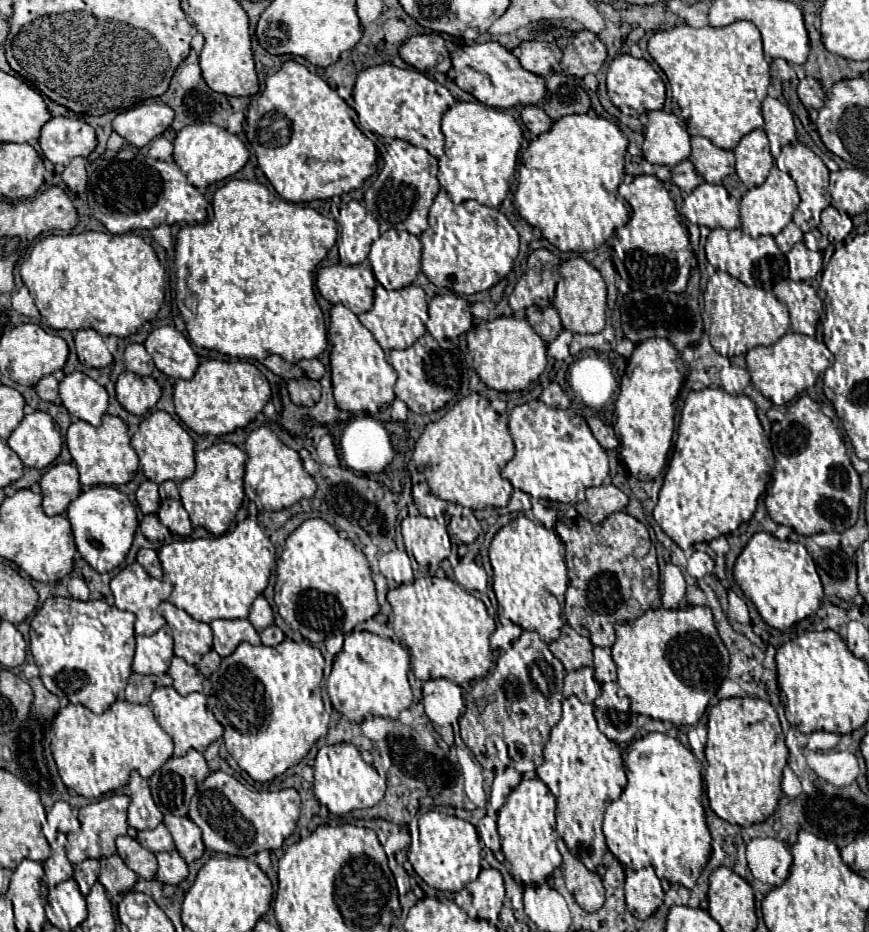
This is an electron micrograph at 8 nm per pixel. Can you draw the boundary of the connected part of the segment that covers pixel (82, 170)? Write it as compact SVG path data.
M74 157L70 161L70 165L64 169L62 173L62 179L64 183L68 185L70 191L74 193L84 193L86 191L86 159L84 157Z

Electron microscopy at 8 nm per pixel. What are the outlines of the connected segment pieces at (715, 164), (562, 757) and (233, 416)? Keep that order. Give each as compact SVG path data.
M692 137L690 161L708 183L722 183L726 175L734 173L734 153L716 147L704 137Z
M572 695L562 701L562 717L550 729L550 737L544 747L544 763L536 773L556 797L558 835L590 871L596 871L606 853L602 817L606 807L620 797L626 785L626 773L620 747L598 729L592 703L582 703Z
M208 359L200 363L192 379L178 379L174 385L174 407L178 417L186 427L196 431L198 435L226 435L236 429L246 427L266 405L270 399L270 383L268 379L248 361L240 359L228 359L228 361L218 361L218 359Z

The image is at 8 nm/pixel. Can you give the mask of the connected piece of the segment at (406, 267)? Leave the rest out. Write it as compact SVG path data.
M388 229L372 243L368 261L376 281L384 289L402 289L416 279L420 271L420 253L422 245L416 235Z

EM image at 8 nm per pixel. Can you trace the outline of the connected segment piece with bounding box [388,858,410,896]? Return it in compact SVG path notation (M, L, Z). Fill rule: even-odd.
M395 858L388 859L388 865L394 875L399 895L405 895L410 890L410 875Z

